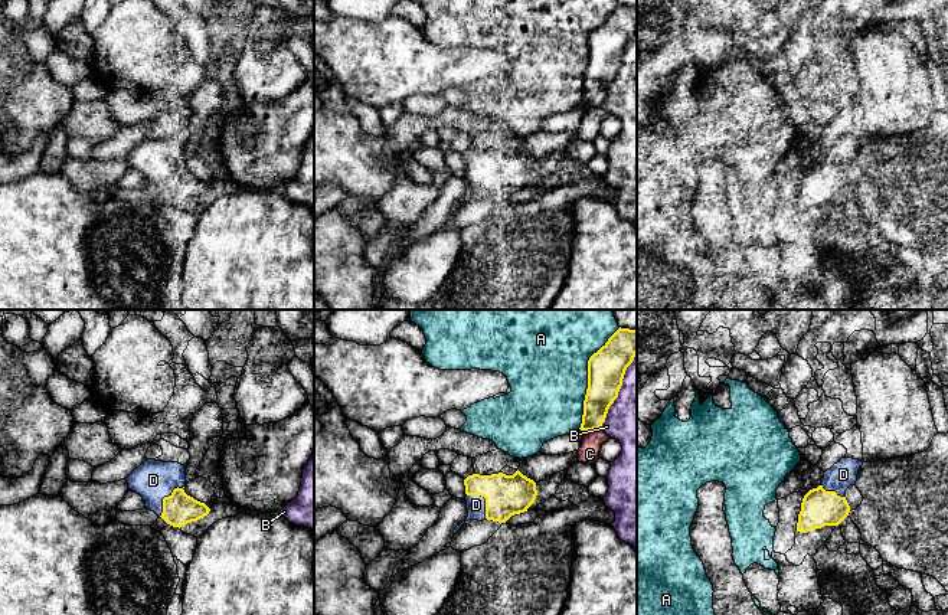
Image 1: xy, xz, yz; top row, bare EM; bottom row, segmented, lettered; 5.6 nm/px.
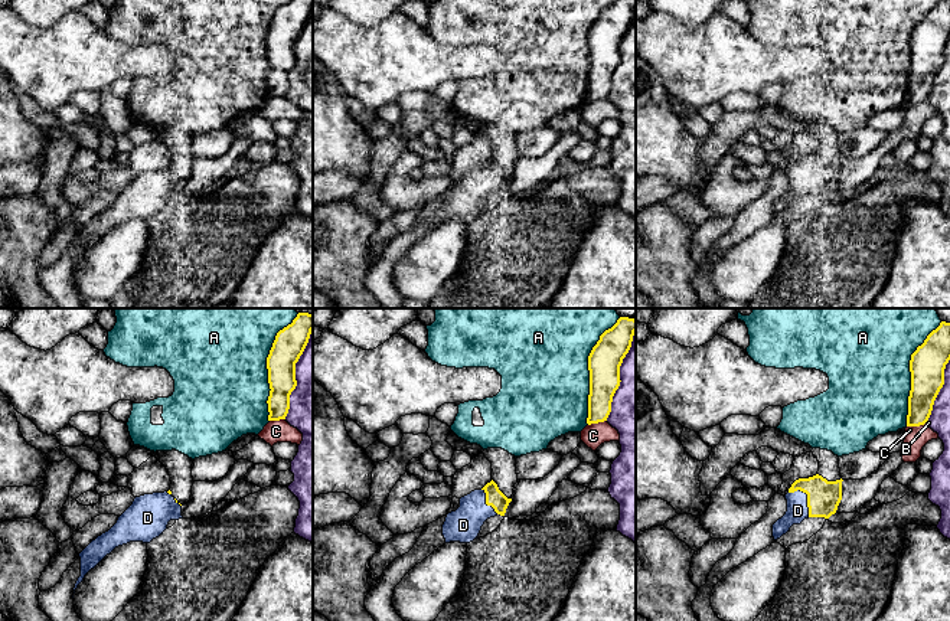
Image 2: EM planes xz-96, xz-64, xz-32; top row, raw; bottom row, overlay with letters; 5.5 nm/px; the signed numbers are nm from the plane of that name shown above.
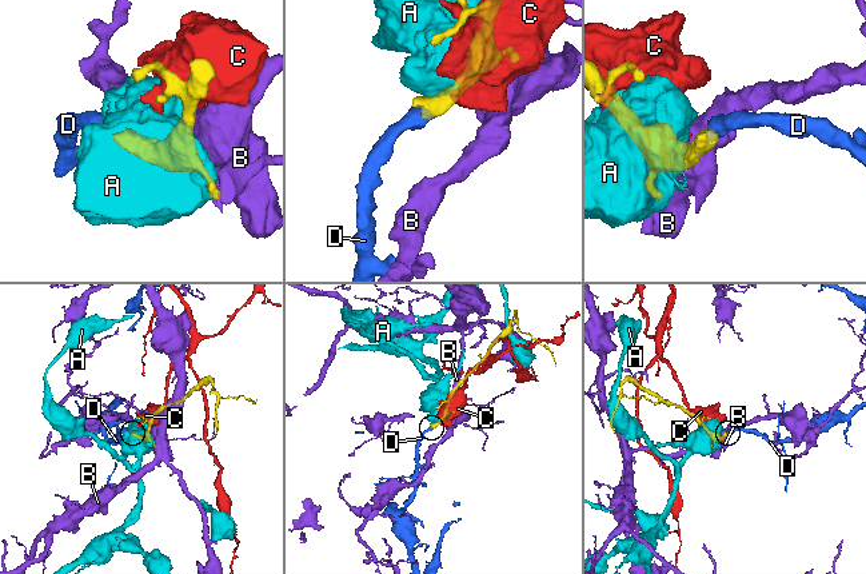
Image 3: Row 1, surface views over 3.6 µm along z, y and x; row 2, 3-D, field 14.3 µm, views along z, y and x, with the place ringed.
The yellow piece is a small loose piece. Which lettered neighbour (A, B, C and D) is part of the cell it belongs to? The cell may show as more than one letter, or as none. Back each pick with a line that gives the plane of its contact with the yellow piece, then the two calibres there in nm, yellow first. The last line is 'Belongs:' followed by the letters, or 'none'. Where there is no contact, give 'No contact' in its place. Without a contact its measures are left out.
D: Touches yellow in xy. Thickness 190 nm (yellow) against 220 nm
Belongs: D

